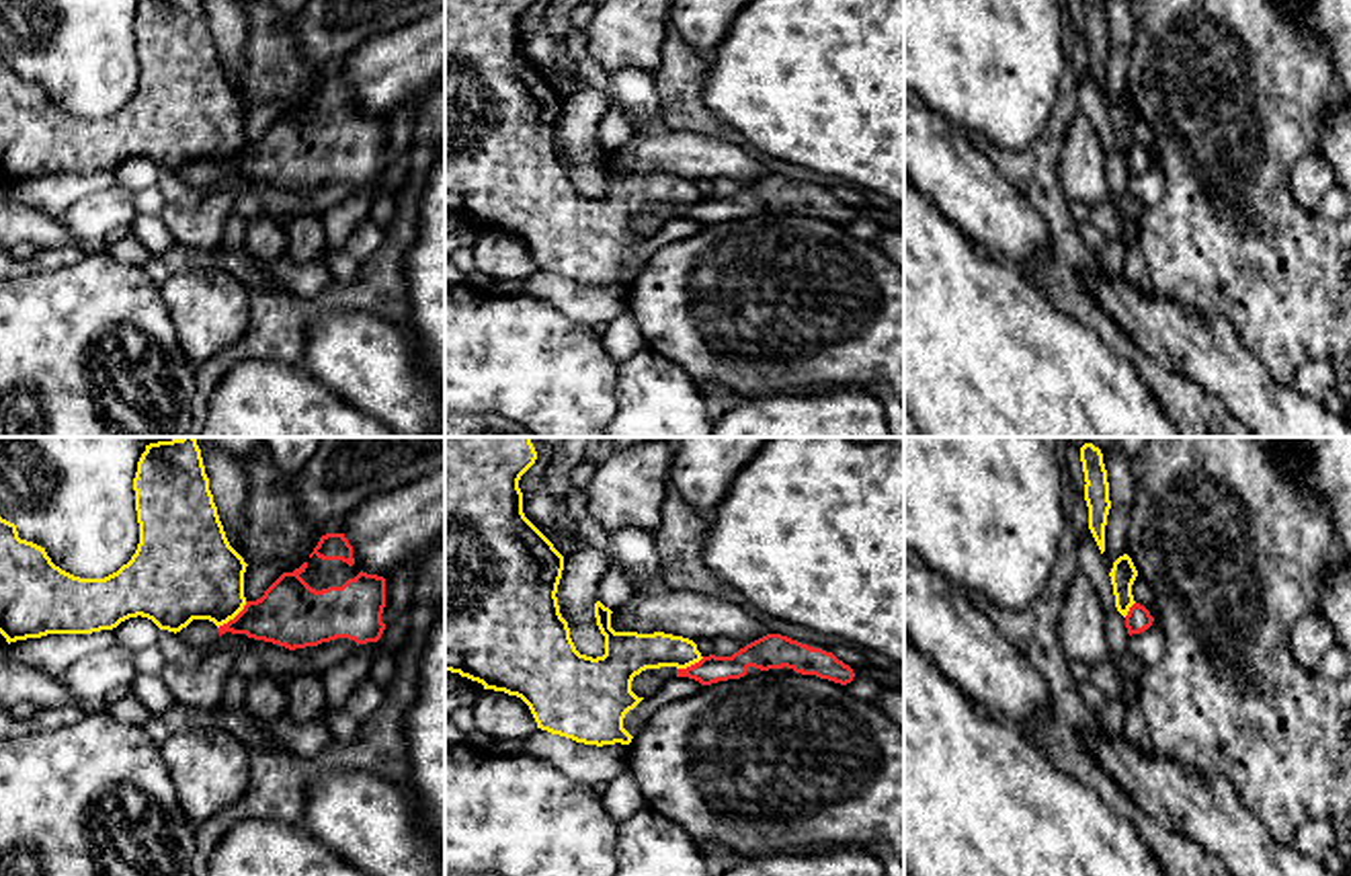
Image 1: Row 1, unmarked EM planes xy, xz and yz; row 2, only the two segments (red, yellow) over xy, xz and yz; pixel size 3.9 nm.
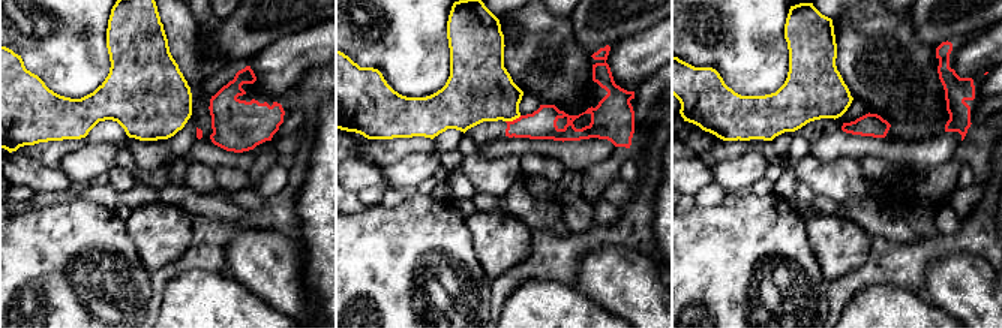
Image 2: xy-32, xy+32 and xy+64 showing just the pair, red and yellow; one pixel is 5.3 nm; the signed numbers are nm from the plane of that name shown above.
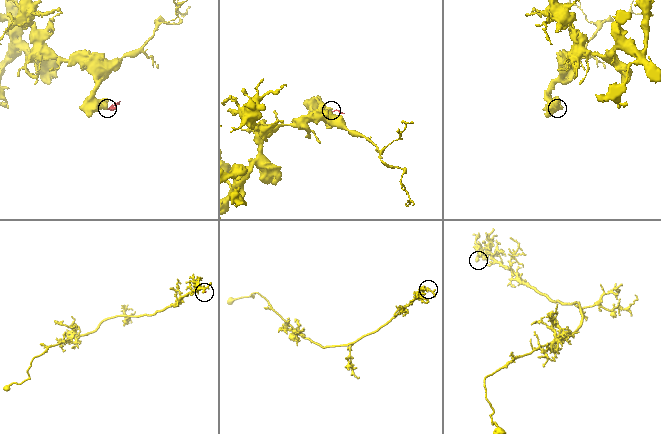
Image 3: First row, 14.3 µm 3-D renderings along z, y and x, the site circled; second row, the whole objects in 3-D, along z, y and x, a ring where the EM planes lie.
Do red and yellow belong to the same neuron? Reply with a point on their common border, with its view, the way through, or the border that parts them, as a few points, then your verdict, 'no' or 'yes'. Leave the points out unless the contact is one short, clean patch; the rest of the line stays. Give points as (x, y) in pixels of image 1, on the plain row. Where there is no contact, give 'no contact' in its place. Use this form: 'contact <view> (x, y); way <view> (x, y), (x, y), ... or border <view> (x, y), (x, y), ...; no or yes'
contact xy (234, 158); border xy (247, 142), (218, 169); no

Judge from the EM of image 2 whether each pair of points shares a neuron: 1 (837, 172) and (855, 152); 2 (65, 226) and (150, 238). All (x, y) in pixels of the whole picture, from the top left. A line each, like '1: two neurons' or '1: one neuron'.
1: two neurons
2: two neurons

